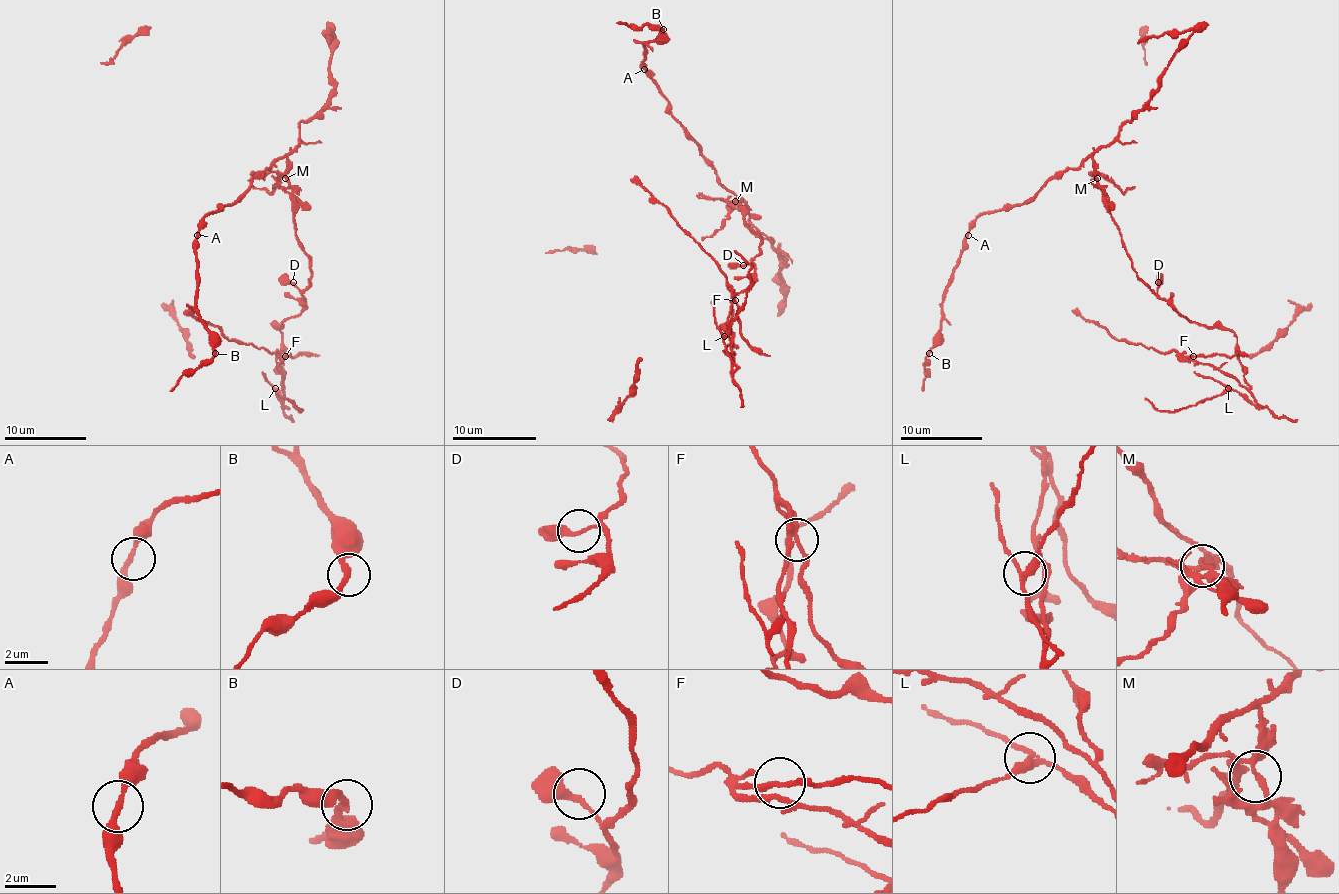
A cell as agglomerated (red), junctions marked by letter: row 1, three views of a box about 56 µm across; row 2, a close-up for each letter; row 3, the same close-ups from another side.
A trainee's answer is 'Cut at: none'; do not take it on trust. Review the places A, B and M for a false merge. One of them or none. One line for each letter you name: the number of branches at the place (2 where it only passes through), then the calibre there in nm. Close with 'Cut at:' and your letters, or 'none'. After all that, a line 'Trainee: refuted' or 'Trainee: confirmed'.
M: 3 branches meet; 190 nm thick
Cut at: M
Trainee: refuted

